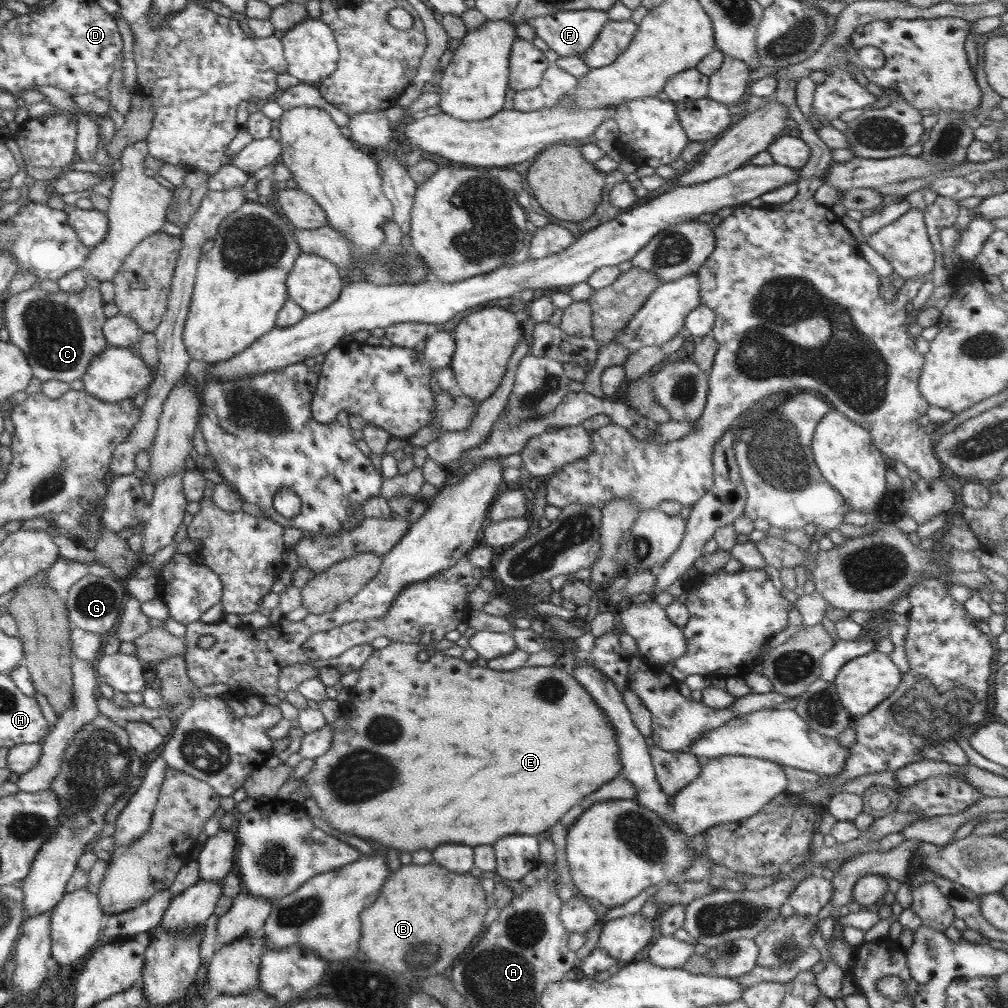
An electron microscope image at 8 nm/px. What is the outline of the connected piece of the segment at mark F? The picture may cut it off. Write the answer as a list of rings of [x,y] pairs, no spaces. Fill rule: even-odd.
[[[585,9],[556,12],[524,23],[531,25],[536,35],[546,41],[548,47],[559,57],[580,57],[609,20],[607,12]]]

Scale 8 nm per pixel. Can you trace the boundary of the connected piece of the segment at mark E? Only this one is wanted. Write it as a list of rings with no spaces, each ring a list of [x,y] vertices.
[[[392,642],[384,648],[374,649],[372,655],[359,668],[359,681],[348,689],[350,700],[342,705],[342,716],[330,723],[330,728],[332,728],[330,749],[316,758],[312,769],[303,778],[310,798],[320,808],[320,816],[334,830],[339,830],[344,834],[356,834],[362,840],[378,842],[382,846],[404,850],[404,852],[434,850],[438,846],[436,842],[460,842],[466,846],[492,845],[506,834],[520,833],[536,837],[560,821],[560,818],[576,802],[580,802],[585,796],[596,792],[602,784],[620,775],[622,762],[618,758],[619,746],[616,743],[616,730],[610,728],[608,716],[604,716],[596,700],[576,682],[567,668],[524,666],[516,668],[515,671],[498,672],[468,662],[462,657],[448,656],[442,651],[436,651],[428,660],[420,662],[417,659],[418,653],[425,649],[424,644],[412,644],[412,642]]]

